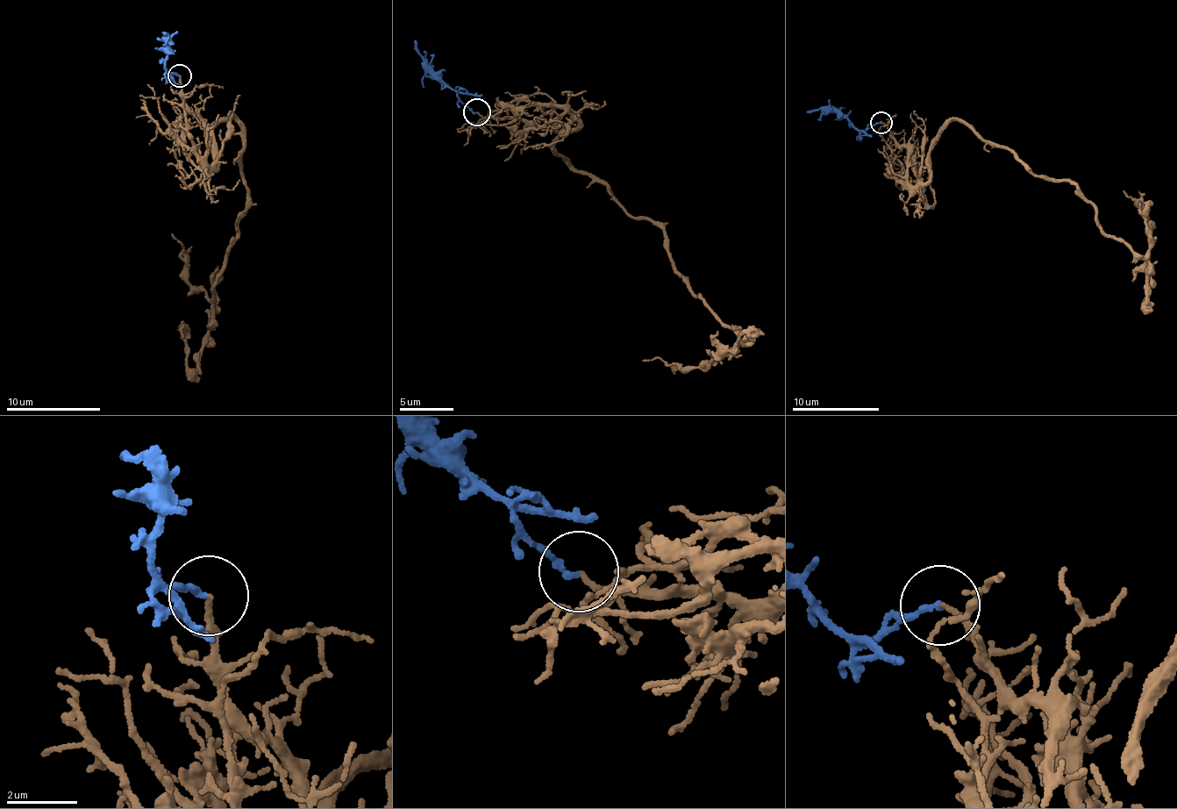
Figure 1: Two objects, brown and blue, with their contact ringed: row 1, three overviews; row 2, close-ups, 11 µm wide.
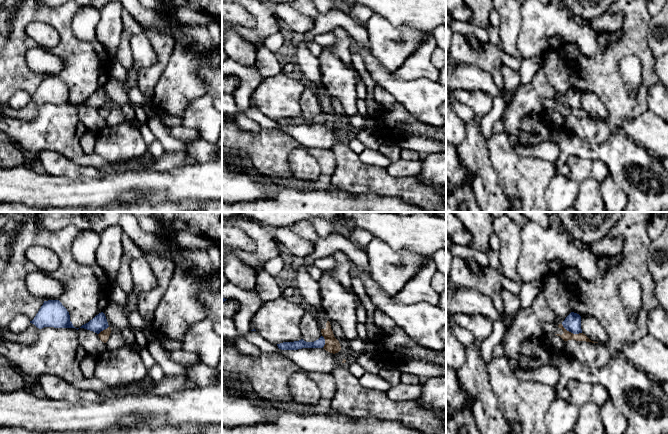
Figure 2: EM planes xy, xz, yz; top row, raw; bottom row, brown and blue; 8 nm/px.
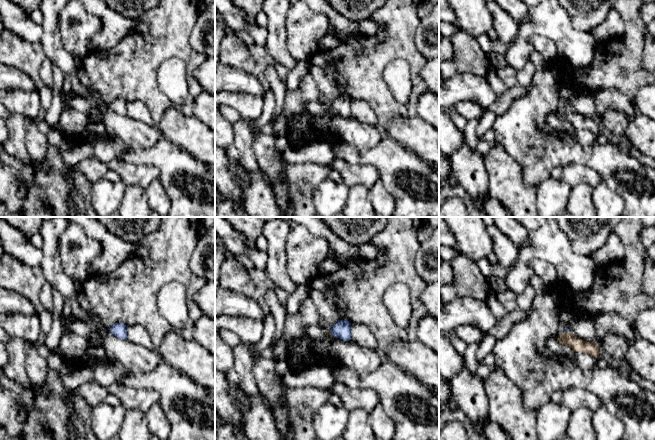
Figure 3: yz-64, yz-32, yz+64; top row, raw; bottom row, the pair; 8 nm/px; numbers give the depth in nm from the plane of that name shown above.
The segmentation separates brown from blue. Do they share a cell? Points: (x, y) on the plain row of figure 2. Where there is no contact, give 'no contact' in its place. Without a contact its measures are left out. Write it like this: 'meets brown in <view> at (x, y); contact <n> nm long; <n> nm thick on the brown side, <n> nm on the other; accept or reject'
meets brown in yz at (570, 108); contact 180 nm long; 70 nm thick on the brown side, 140 nm on the other; reject

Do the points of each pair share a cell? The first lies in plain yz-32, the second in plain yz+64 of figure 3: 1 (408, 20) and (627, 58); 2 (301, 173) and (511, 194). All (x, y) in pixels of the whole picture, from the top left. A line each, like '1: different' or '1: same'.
1: same
2: same

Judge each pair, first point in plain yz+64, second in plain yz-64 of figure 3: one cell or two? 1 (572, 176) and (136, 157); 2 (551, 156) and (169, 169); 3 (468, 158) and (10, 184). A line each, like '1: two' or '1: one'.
1: two
2: one
3: two

